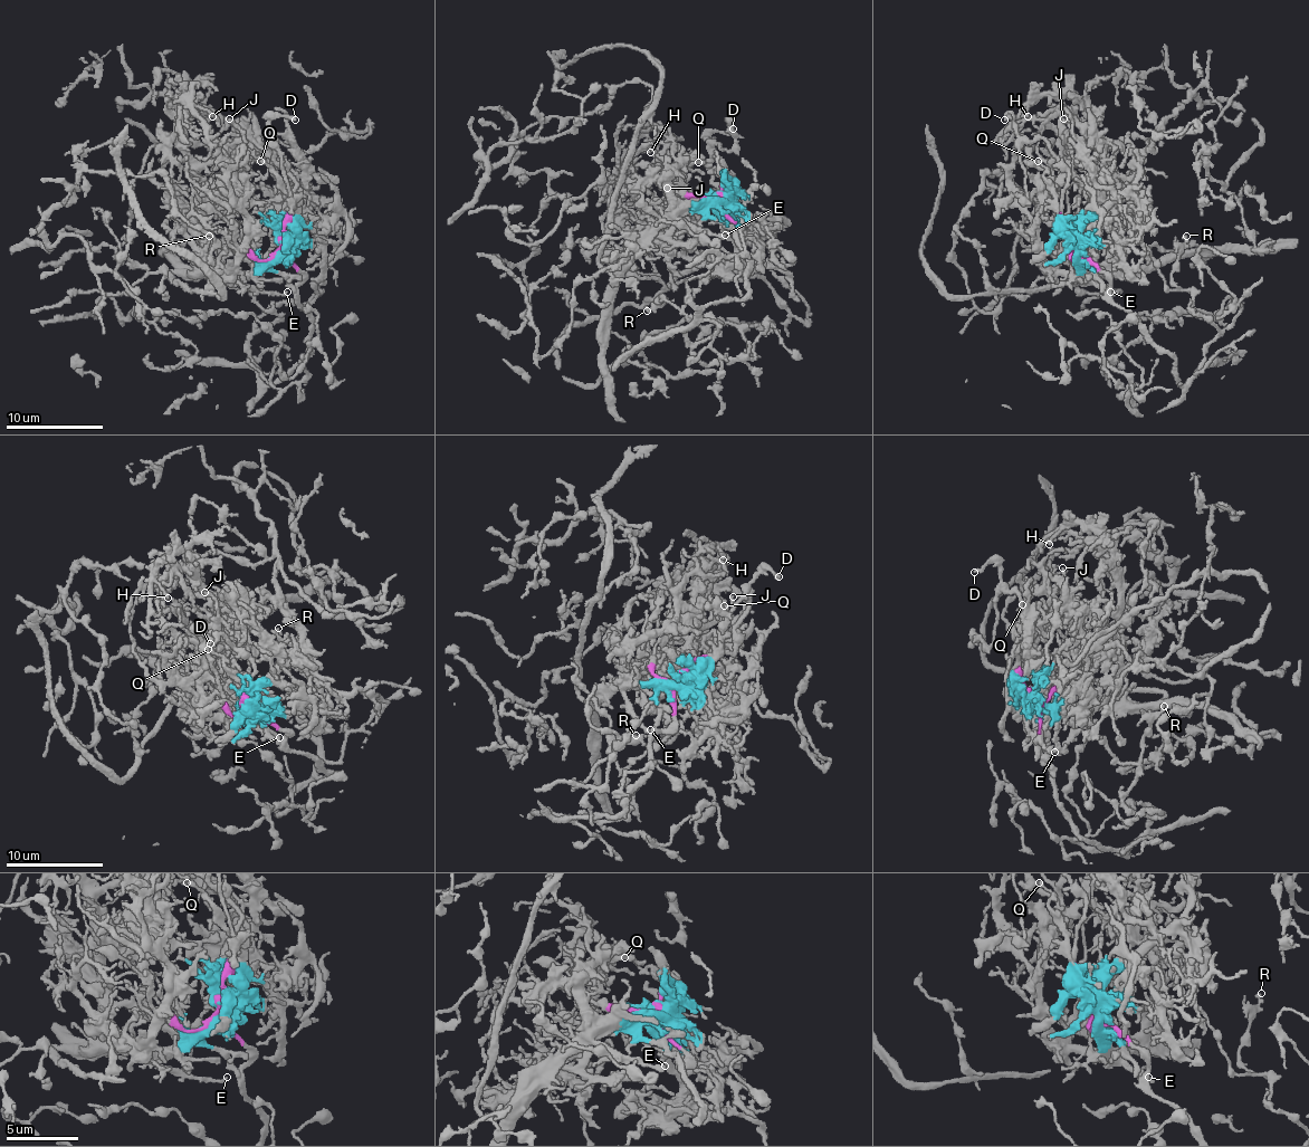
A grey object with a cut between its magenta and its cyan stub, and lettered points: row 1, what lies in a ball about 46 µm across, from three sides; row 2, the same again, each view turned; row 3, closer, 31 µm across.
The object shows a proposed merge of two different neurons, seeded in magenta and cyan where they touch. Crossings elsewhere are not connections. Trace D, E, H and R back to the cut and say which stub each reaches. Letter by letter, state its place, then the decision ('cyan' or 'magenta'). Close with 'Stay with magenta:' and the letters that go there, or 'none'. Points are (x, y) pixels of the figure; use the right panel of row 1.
D: (1004, 120) | magenta
E: (1110, 292) | cyan
H: (1028, 116) | cyan
R: (1186, 236) | magenta
Stay with magenta: D, R

